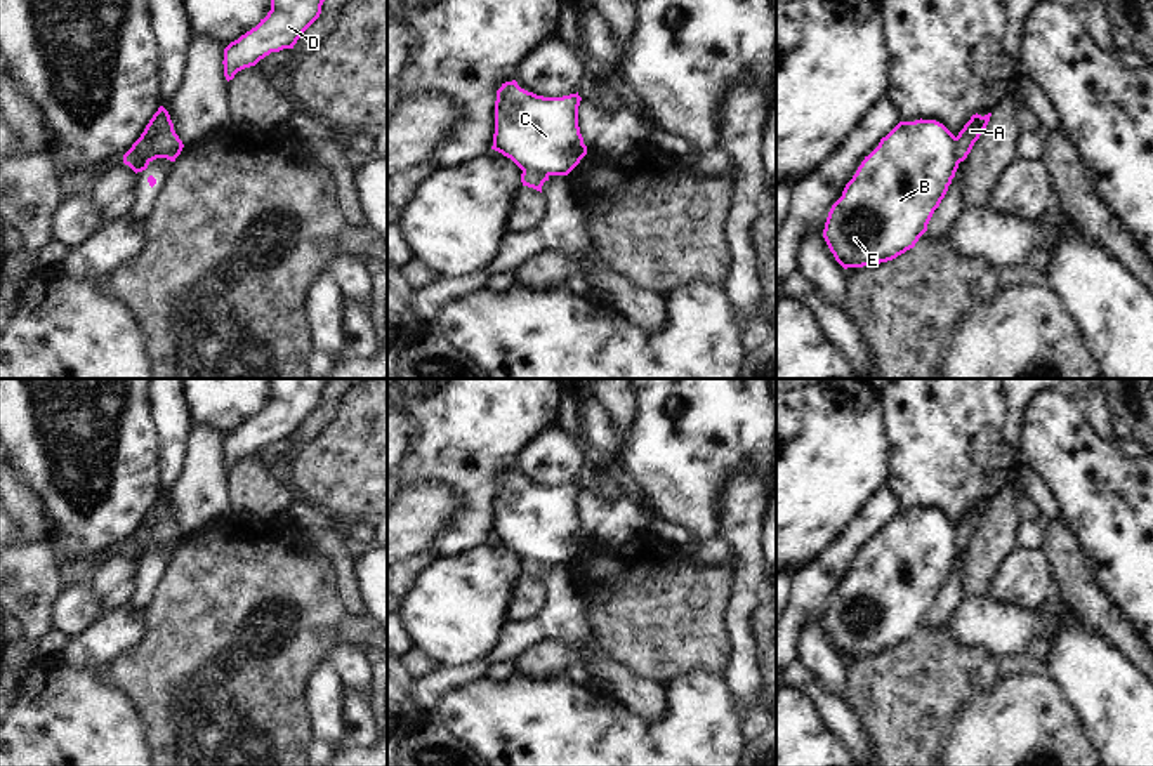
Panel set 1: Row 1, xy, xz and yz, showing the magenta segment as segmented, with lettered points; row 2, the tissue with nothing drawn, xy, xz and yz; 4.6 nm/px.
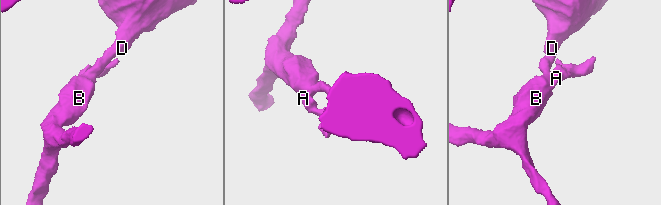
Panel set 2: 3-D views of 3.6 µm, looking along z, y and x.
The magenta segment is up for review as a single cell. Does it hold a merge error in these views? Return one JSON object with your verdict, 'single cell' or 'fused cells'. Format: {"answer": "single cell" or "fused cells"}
{"answer": "fused cells"}

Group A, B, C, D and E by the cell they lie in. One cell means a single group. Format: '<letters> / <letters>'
A / B C D E

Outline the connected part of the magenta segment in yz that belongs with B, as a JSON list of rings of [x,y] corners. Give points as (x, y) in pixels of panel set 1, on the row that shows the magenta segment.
[[[936,120],[899,122],[865,156],[842,196],[832,205],[823,238],[844,267],[887,262],[913,248],[945,198],[959,168],[955,135]]]

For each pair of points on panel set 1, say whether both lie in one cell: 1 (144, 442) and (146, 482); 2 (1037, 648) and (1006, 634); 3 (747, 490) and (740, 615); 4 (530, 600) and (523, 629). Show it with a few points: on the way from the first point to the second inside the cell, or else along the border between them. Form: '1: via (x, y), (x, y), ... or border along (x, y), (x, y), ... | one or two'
1: via (144, 452), (144, 471) | one
2: border along (1039, 636), (1025, 653) | two
3: via (747, 521), (747, 584) | one
4: border along (542, 581), (546, 603), (533, 615), (509, 622) | two

